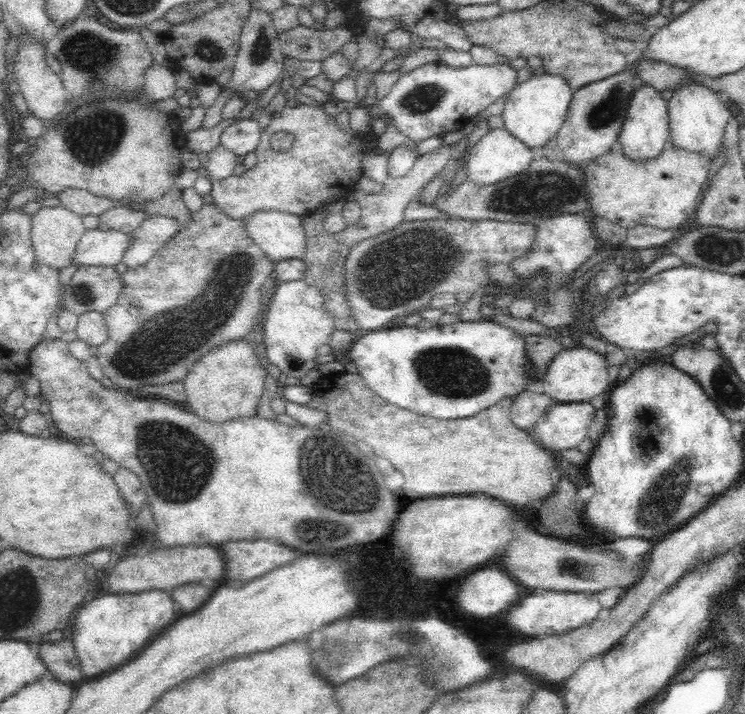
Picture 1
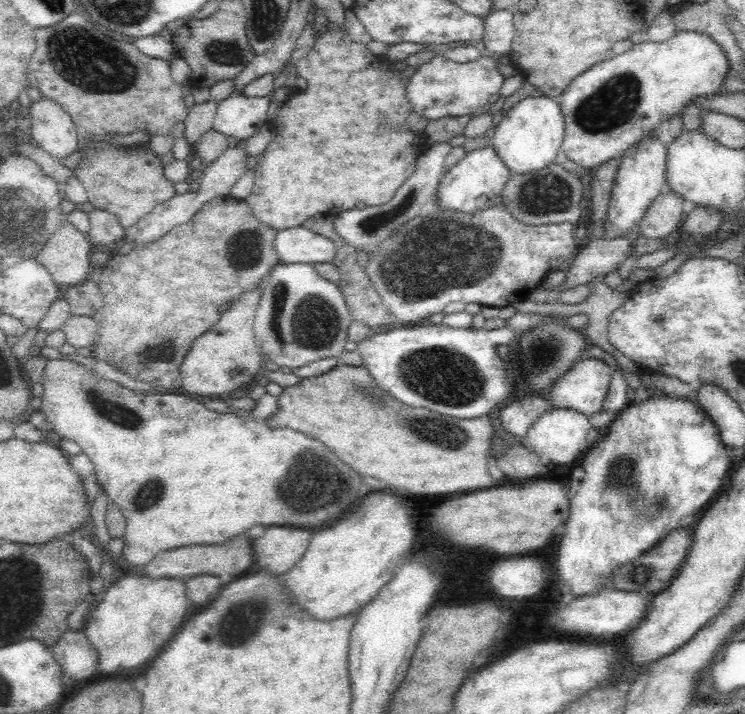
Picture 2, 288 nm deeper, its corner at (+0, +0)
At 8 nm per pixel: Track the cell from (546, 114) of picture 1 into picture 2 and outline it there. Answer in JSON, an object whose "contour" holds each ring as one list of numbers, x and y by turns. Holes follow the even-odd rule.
{"contour":[[528,96,520,100,512,110,506,112,506,118,494,126,496,132,490,140,500,162,510,170,510,174,526,174,548,168,562,150,566,122,556,98,546,96]]}

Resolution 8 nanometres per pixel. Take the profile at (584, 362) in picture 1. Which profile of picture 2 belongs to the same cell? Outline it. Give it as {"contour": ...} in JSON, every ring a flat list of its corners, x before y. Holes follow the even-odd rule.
{"contour":[[586,356,564,378,552,386,550,402,554,408,574,410,584,416,594,416,604,410,610,392,612,366]]}

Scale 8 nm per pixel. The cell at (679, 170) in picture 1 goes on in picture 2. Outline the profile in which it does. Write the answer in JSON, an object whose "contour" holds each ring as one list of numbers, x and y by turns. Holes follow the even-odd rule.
{"contour":[[670,194,670,196,658,196,650,206,646,216,636,224,636,230,642,232,642,236,646,238,654,238,654,240,664,240,672,230,678,230,678,224,682,222,682,202,684,198,680,198,678,194]]}

